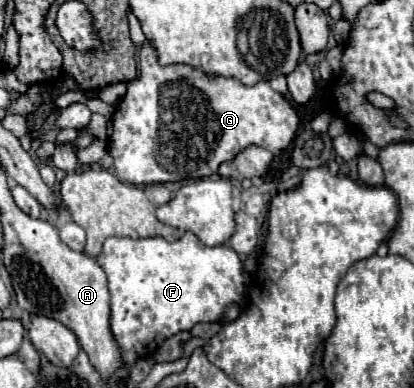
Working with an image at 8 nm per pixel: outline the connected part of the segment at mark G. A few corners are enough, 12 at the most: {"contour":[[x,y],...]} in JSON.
{"contour":[[138,54],[112,116],[122,182],[214,174],[252,144],[278,154],[300,118],[244,86]]}

